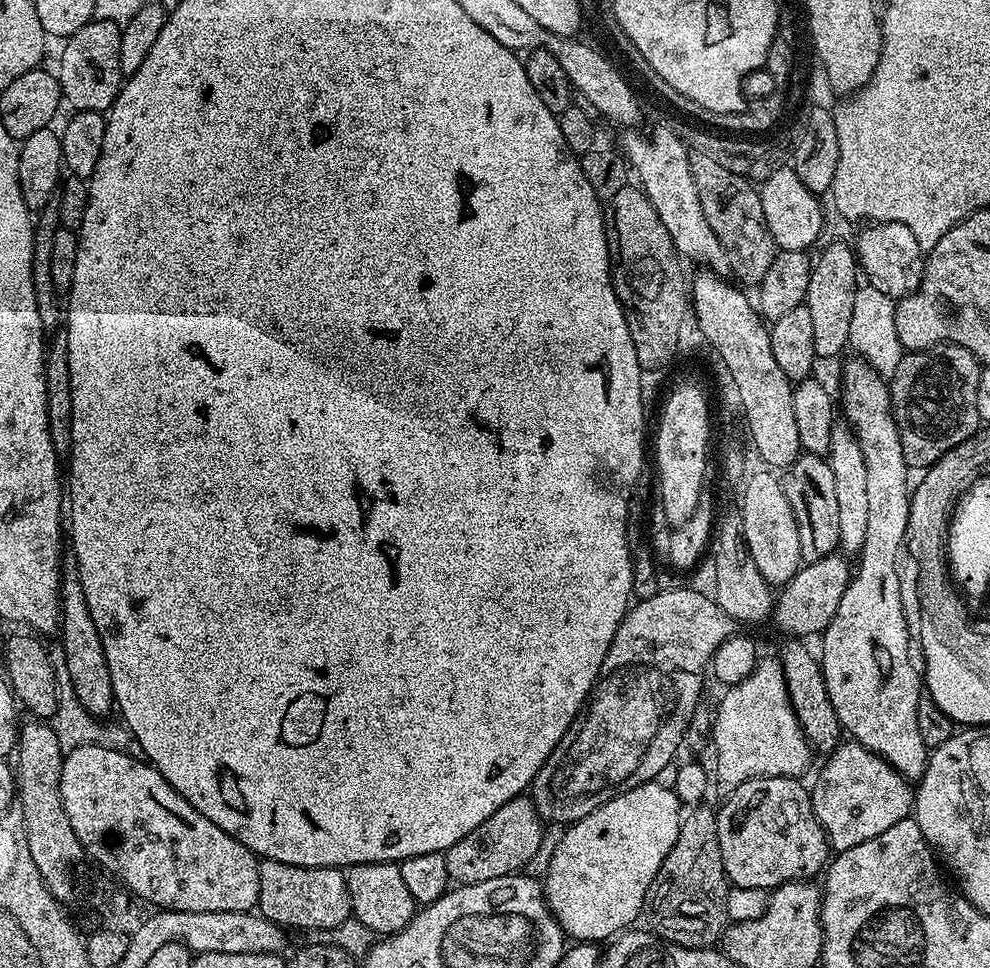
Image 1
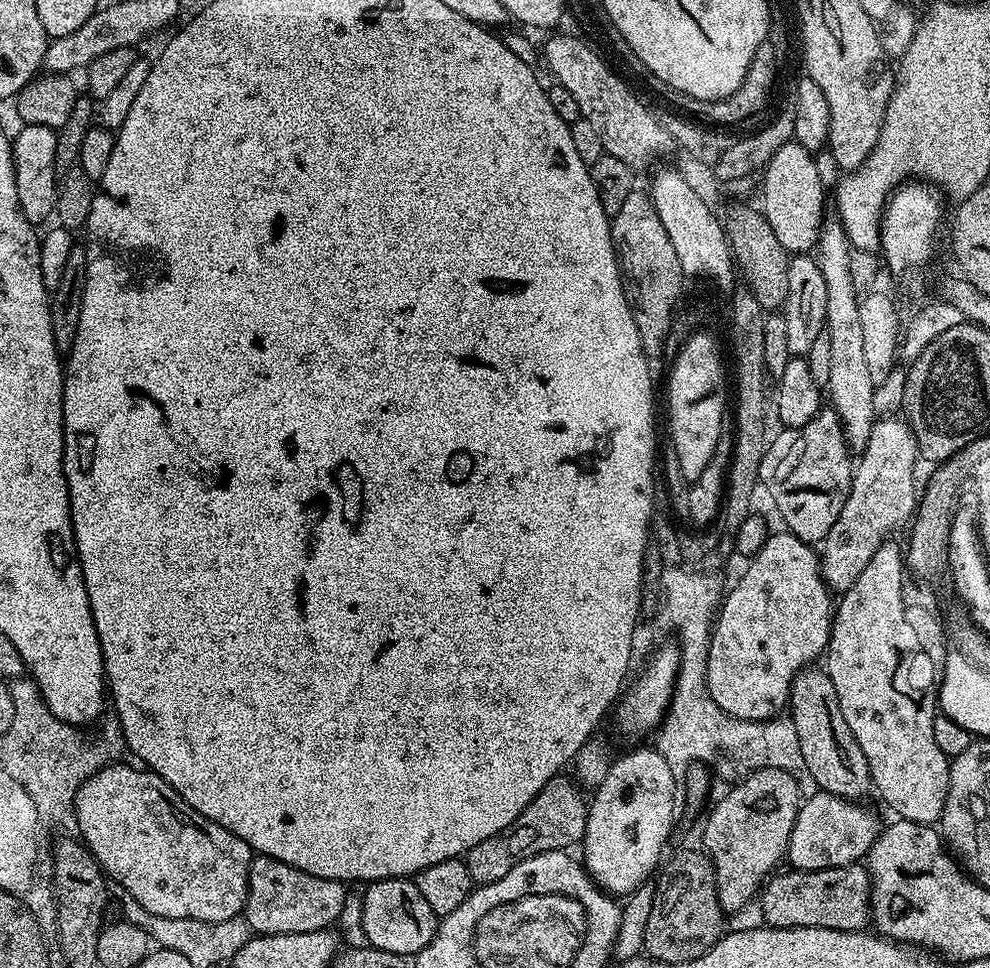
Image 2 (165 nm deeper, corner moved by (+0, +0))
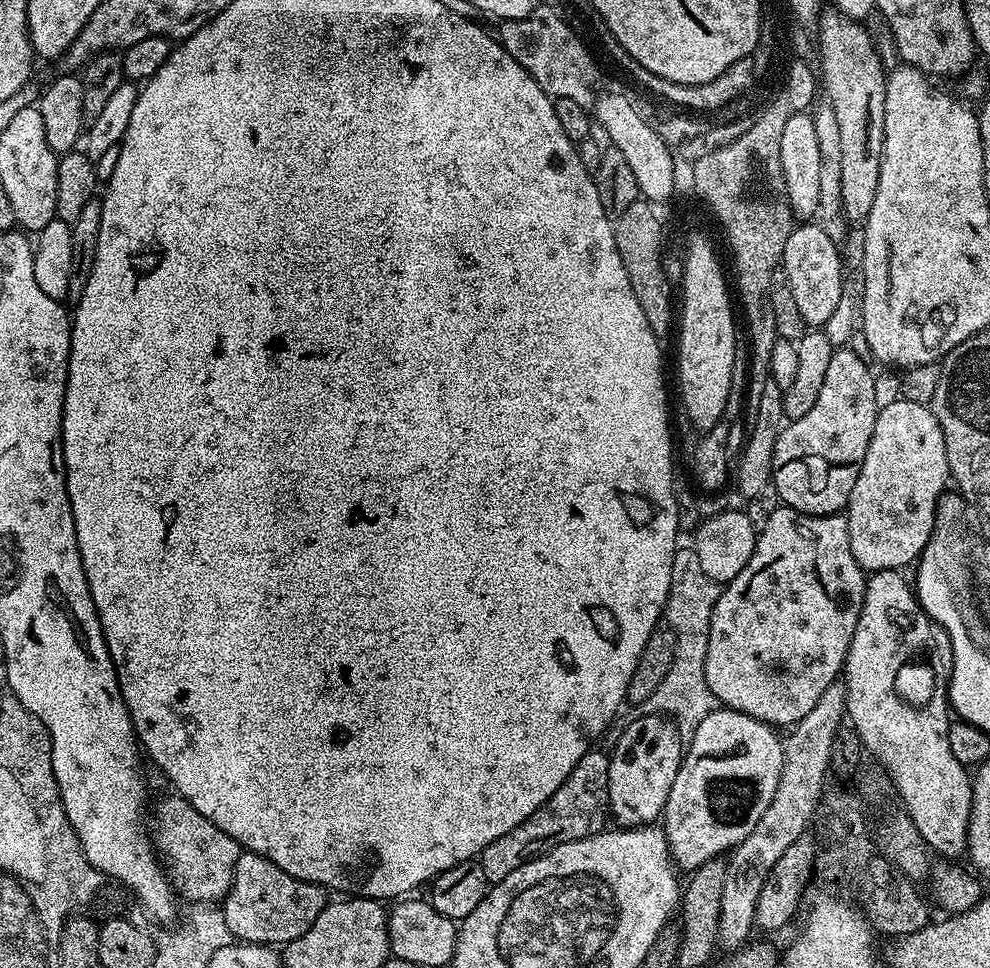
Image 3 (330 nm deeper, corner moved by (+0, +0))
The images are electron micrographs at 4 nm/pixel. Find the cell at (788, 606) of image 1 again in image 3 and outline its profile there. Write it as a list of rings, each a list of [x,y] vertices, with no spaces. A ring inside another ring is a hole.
[[[903,398],[883,405],[877,411],[874,434],[846,509],[854,562],[871,574],[891,568],[904,570],[908,563],[919,561],[934,530],[936,503],[947,484],[950,473],[944,435],[931,407]]]

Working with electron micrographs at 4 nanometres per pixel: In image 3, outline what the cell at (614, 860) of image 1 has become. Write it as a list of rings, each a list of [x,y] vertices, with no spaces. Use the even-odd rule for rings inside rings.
[[[640,714],[619,733],[611,749],[610,786],[608,806],[610,816],[617,825],[626,828],[652,826],[661,819],[666,798],[670,798],[670,786],[684,759],[685,741],[680,739],[676,723],[659,714]]]

